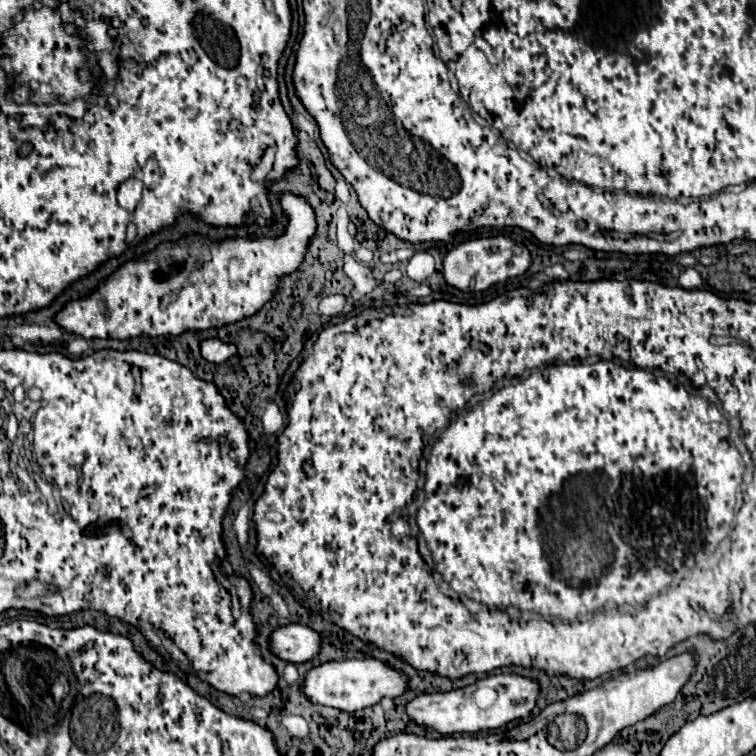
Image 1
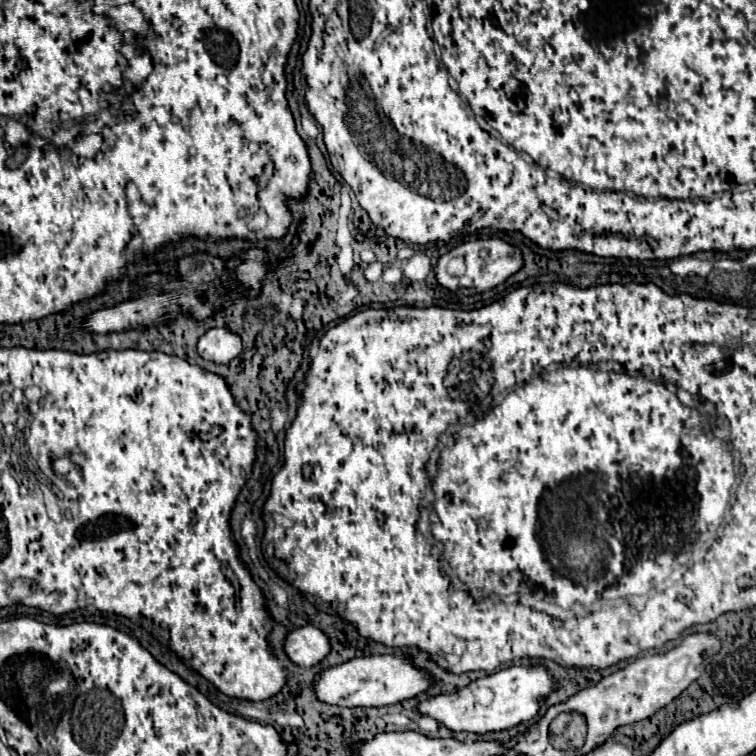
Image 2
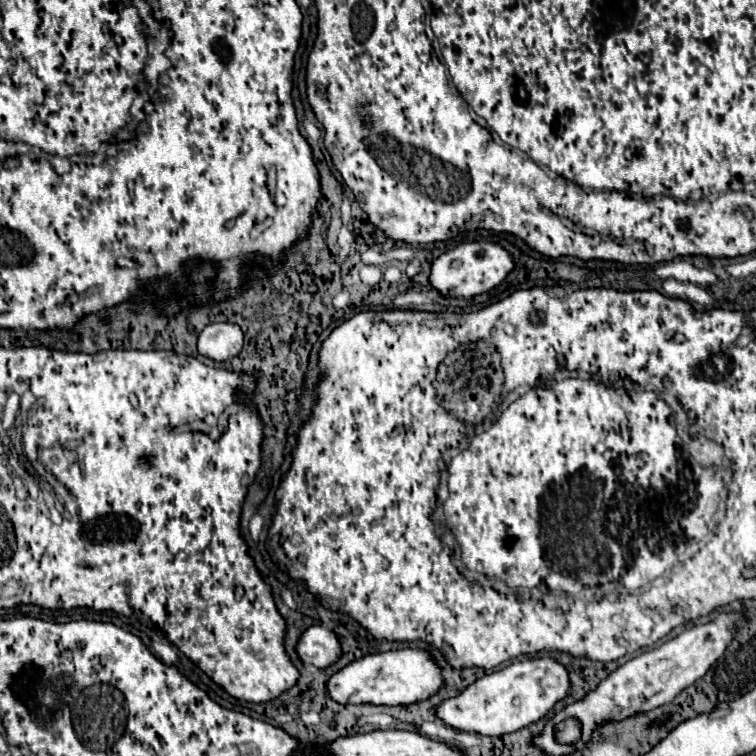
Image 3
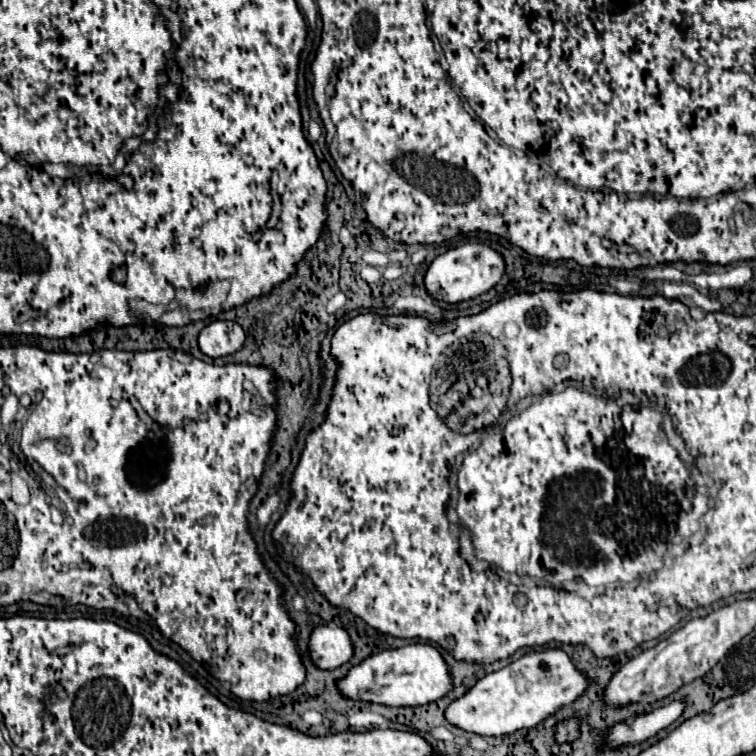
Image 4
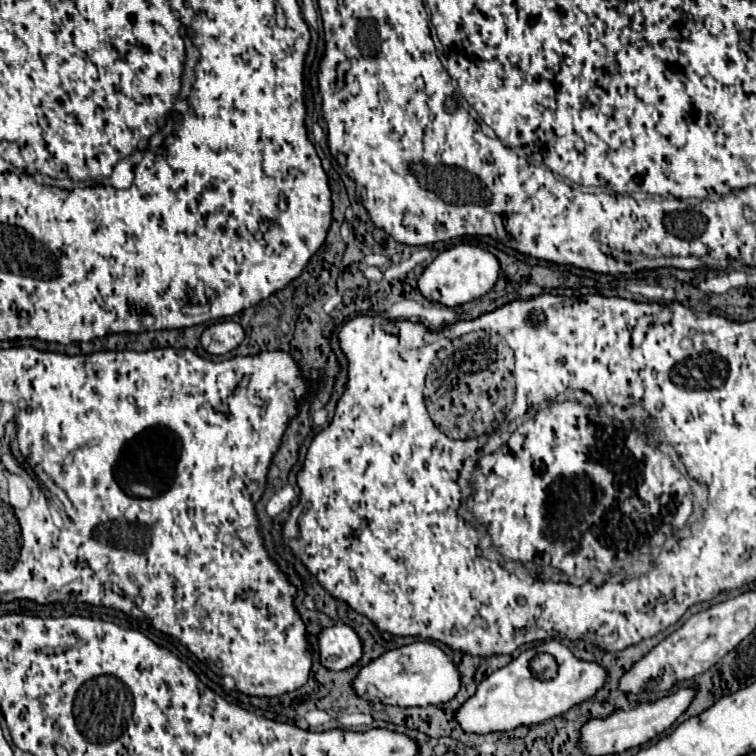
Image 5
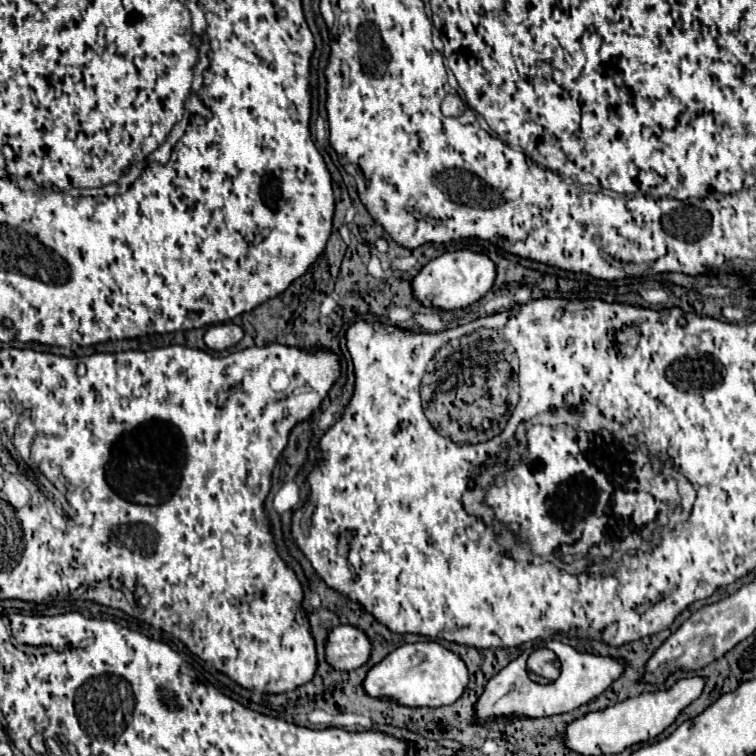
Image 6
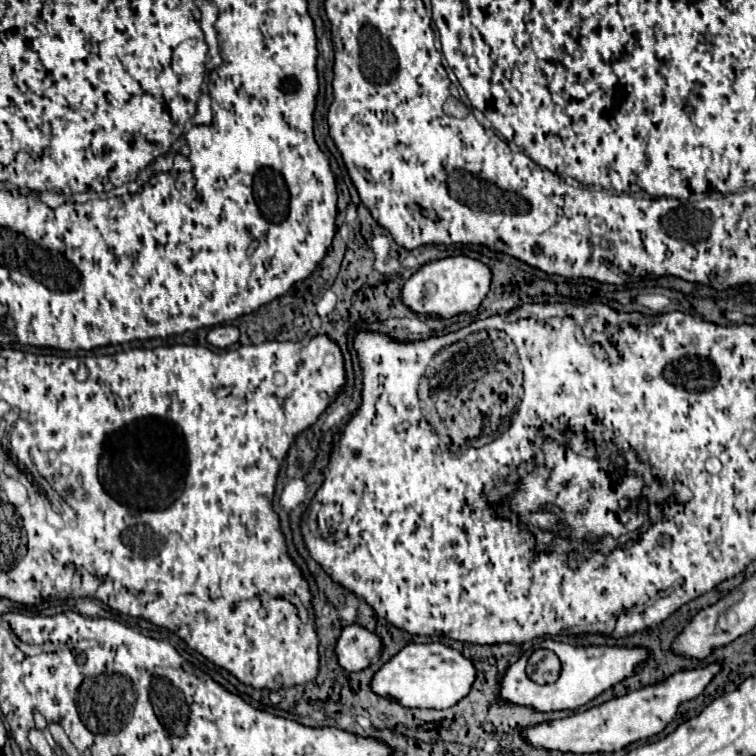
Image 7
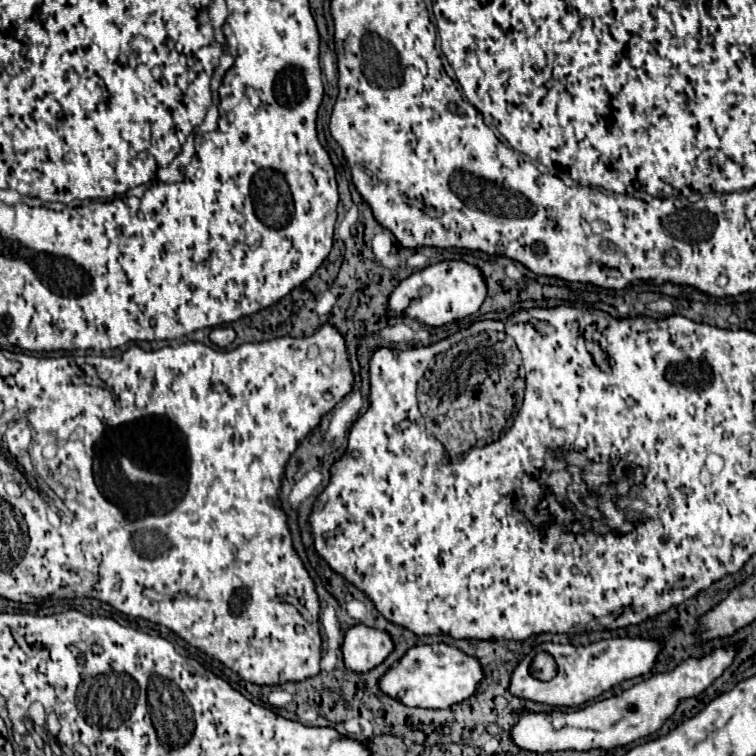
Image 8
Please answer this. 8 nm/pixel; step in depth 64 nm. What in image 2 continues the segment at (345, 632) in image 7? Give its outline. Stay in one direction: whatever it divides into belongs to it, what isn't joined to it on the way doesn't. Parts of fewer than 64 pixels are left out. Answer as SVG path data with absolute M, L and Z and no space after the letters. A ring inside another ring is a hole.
M302 626L288 636L286 652L290 660L300 666L316 666L332 652L332 644L318 626Z

